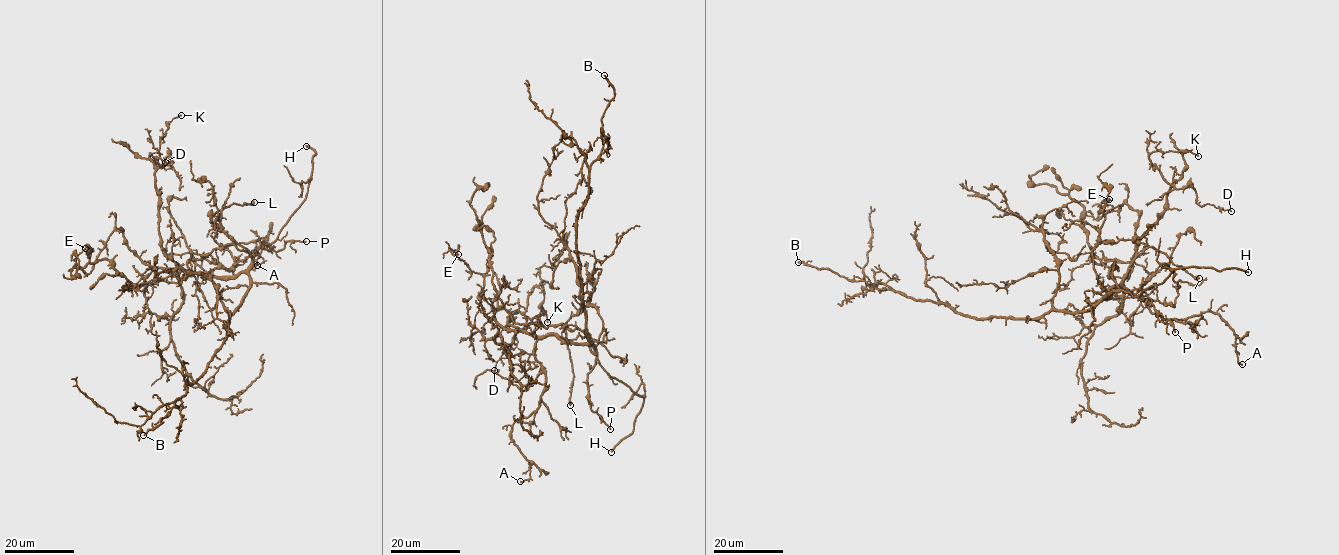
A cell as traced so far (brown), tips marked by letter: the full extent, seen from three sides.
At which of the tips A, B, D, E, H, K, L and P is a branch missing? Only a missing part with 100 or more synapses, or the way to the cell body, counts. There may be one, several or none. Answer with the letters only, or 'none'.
H

